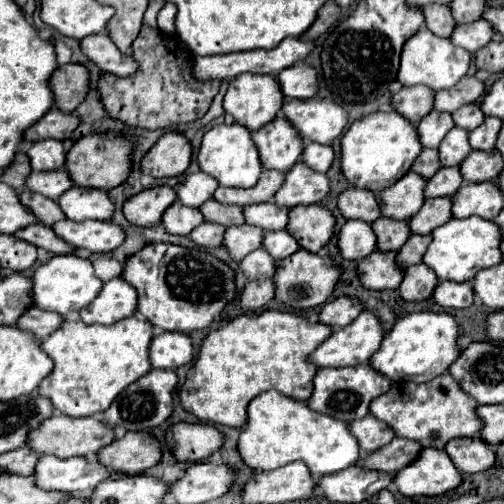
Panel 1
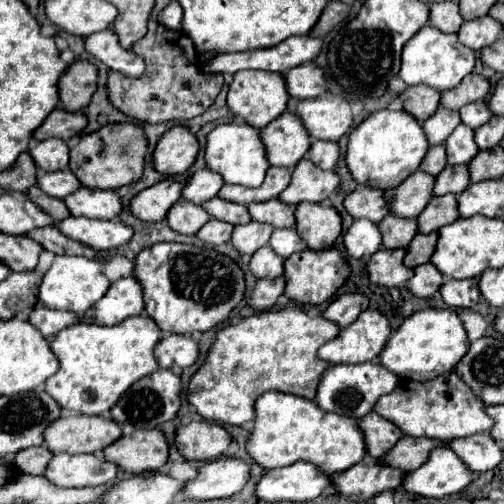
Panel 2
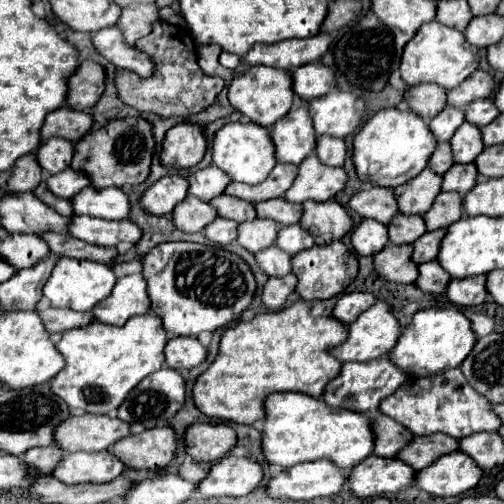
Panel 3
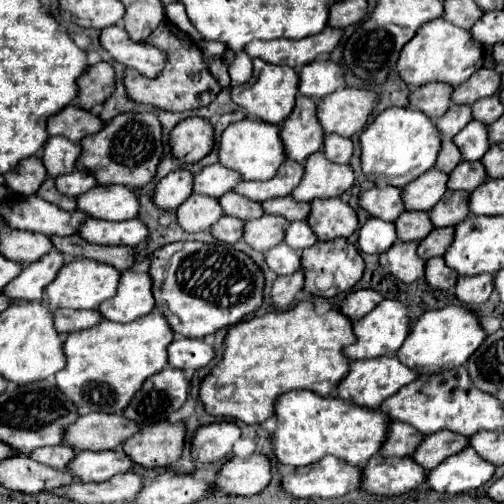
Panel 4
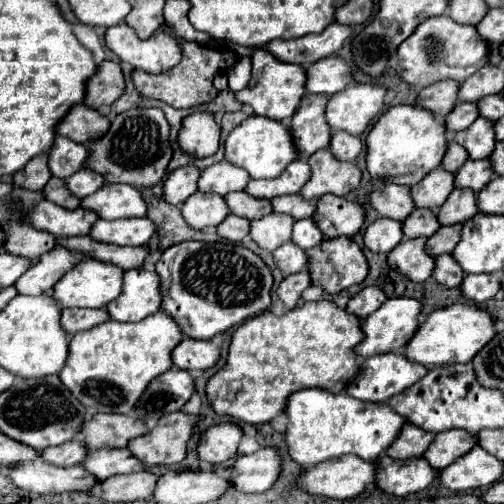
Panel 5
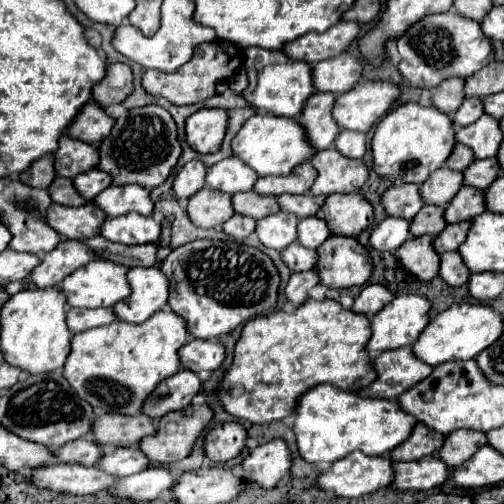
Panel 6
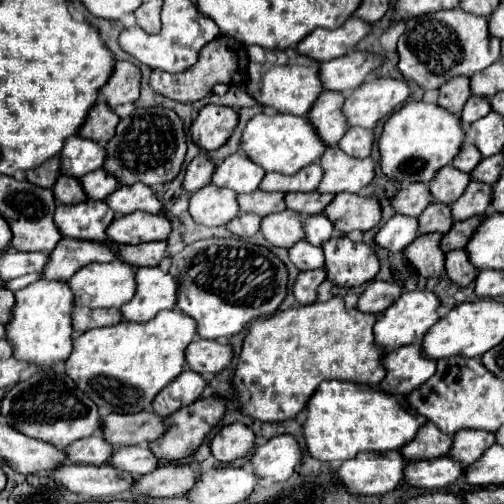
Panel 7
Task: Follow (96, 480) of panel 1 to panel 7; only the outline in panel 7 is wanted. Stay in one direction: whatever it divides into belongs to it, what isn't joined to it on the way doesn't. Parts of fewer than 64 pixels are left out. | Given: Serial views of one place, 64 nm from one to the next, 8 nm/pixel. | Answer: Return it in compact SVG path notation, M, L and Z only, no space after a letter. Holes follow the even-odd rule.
M124 446L124 448L116 448L116 452L110 458L110 464L120 470L142 476L156 470L160 466L160 458L156 458L152 450L146 446ZM134 468L140 468L140 470L134 470Z

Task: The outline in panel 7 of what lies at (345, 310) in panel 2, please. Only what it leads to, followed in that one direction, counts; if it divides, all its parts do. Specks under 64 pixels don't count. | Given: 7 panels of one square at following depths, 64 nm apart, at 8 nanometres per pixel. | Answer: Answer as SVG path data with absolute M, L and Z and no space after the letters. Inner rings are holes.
M374 280L368 284L364 294L360 296L358 310L370 312L370 314L382 314L386 308L390 308L400 298L402 292L404 292L402 286L388 284L382 280Z

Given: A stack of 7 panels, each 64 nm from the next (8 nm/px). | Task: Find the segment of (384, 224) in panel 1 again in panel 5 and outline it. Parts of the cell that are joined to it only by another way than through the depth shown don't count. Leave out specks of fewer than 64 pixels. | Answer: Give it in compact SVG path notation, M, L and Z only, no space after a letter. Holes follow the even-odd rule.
M416 208L404 220L404 236L406 238L418 238L418 236L430 238L438 228L440 228L438 216L430 208Z

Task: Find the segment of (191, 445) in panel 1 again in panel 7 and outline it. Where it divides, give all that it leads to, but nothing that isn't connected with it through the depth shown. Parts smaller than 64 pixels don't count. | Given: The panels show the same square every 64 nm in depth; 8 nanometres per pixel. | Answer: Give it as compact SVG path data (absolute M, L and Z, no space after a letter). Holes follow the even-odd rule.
M244 424L224 426L212 440L212 456L220 462L232 462L244 458L254 448L254 432Z

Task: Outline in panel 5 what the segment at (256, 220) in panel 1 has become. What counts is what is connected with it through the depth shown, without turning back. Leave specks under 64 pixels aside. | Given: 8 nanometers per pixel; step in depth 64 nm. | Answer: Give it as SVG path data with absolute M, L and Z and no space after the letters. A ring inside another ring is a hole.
M292 194L292 196L276 196L272 200L274 212L282 212L282 214L290 214L294 216L312 216L316 210L316 202L318 200L304 200L300 194Z

